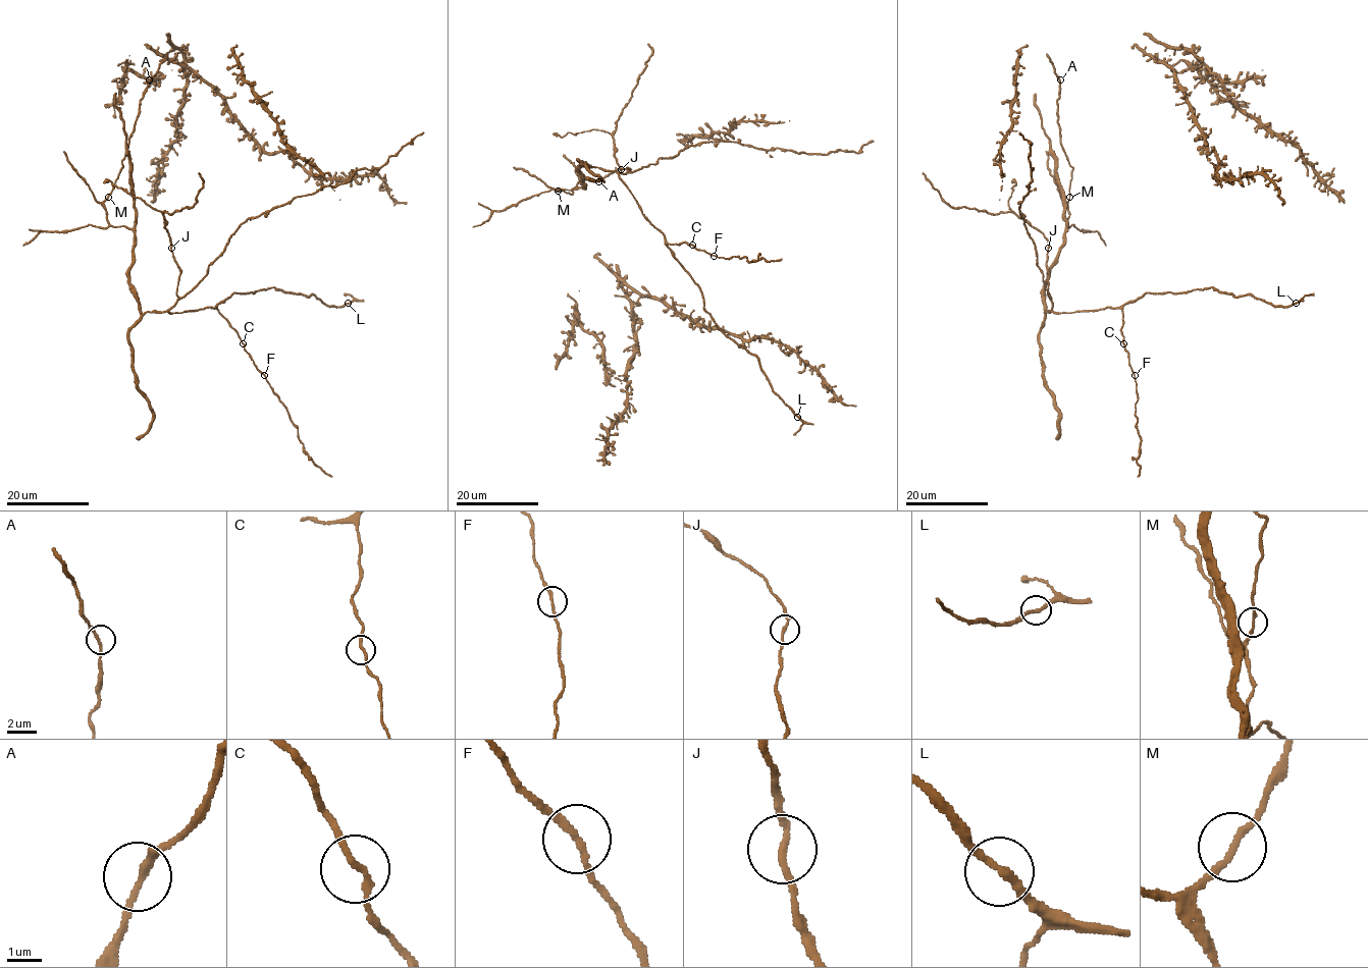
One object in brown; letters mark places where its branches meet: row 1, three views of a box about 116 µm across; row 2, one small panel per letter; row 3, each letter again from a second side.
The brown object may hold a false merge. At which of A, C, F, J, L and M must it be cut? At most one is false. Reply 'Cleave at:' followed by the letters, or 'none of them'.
Cleave at: none of them

